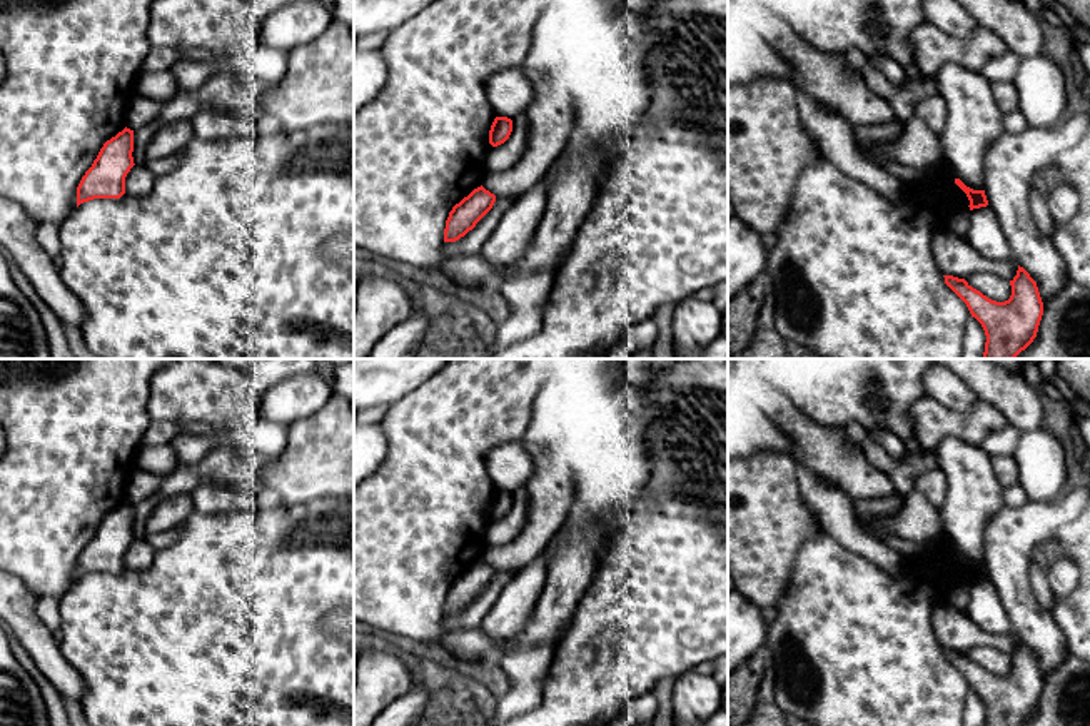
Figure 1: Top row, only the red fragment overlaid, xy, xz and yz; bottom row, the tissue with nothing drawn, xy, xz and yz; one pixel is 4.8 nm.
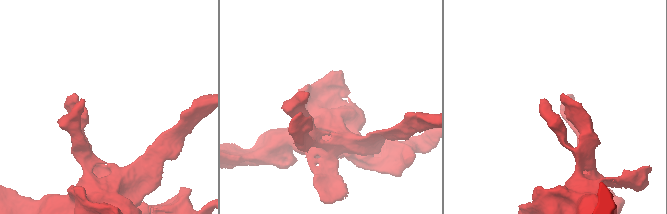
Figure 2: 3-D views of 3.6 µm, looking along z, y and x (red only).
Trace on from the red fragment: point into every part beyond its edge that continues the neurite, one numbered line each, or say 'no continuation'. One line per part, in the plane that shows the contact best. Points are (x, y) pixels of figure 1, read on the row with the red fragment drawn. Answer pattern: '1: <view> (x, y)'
no continuation

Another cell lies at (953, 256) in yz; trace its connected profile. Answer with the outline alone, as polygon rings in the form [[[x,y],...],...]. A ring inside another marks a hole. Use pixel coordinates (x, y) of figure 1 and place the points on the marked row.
[[[948,227],[933,234],[933,255],[945,275],[958,279],[966,279],[975,272],[993,272],[1010,282],[1018,270],[1015,259],[985,259],[970,249],[966,239],[960,239]]]

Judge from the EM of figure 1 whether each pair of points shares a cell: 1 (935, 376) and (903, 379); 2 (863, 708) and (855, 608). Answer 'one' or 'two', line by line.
1: two
2: one

